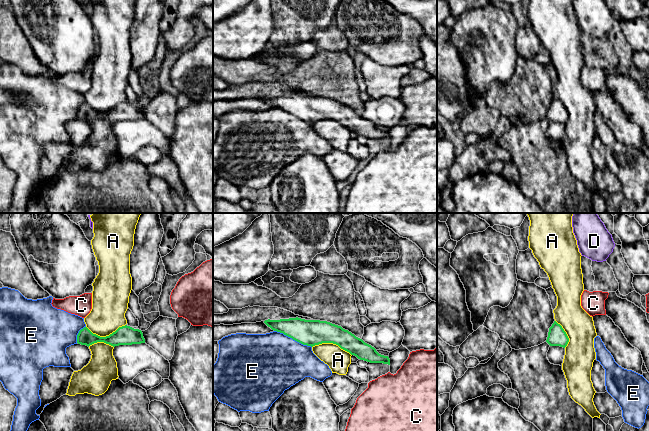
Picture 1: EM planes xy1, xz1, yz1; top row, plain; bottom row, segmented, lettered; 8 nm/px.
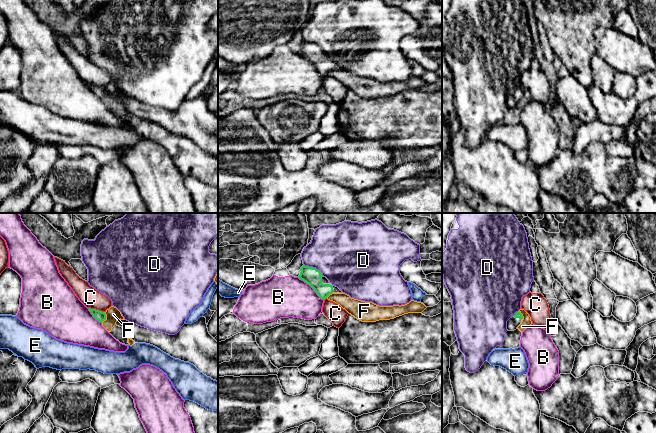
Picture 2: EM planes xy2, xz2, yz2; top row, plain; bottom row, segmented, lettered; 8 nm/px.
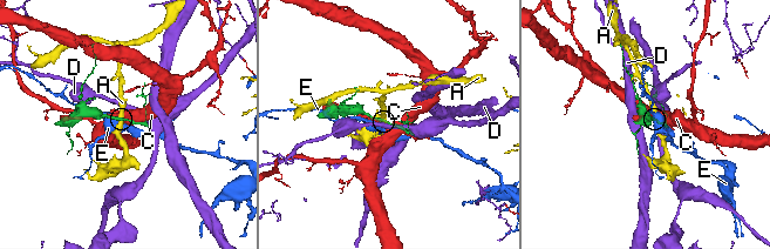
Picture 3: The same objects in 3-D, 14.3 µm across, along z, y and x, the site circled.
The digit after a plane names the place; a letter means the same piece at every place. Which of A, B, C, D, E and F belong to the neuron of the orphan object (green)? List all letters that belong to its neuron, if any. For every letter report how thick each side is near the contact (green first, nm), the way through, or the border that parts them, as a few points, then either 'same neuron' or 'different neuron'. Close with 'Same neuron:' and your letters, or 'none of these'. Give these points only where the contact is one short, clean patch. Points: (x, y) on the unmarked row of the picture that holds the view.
A: 160 nm thick on the green side, 280 nm on the other; border along xy1 (125, 100), (105, 112), (93, 110), (86, 103); different neuron
B: 140 nm thick on the green side, 340 nm on the other; different neuron
C: 80 nm thick on the green side, 160 nm on the other; different neuron
D: 140 nm thick on the green side, 460 nm on the other; different neuron
E: 200 nm thick on the green side, 480 nm on the other; different neuron
F: 80 nm thick on the green side, 110 nm on the other; border along xy2 (105, 88), (105, 94), (101, 98); different neuron
Same neuron: none of these

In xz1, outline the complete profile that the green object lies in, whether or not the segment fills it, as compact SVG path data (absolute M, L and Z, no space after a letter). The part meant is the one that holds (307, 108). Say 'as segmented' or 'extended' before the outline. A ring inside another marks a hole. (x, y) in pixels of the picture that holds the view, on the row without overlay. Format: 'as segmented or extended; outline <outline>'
as segmented; outline M296 93L280 96L268 95L264 99L272 106L283 109L303 121L313 123L322 119L333 119L360 136L390 141L388 132L379 130L374 123L362 115L330 98Z

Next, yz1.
as segmented; outline M556 97L549 104L546 118L550 122L560 122L565 124L569 118L569 114L560 100Z

